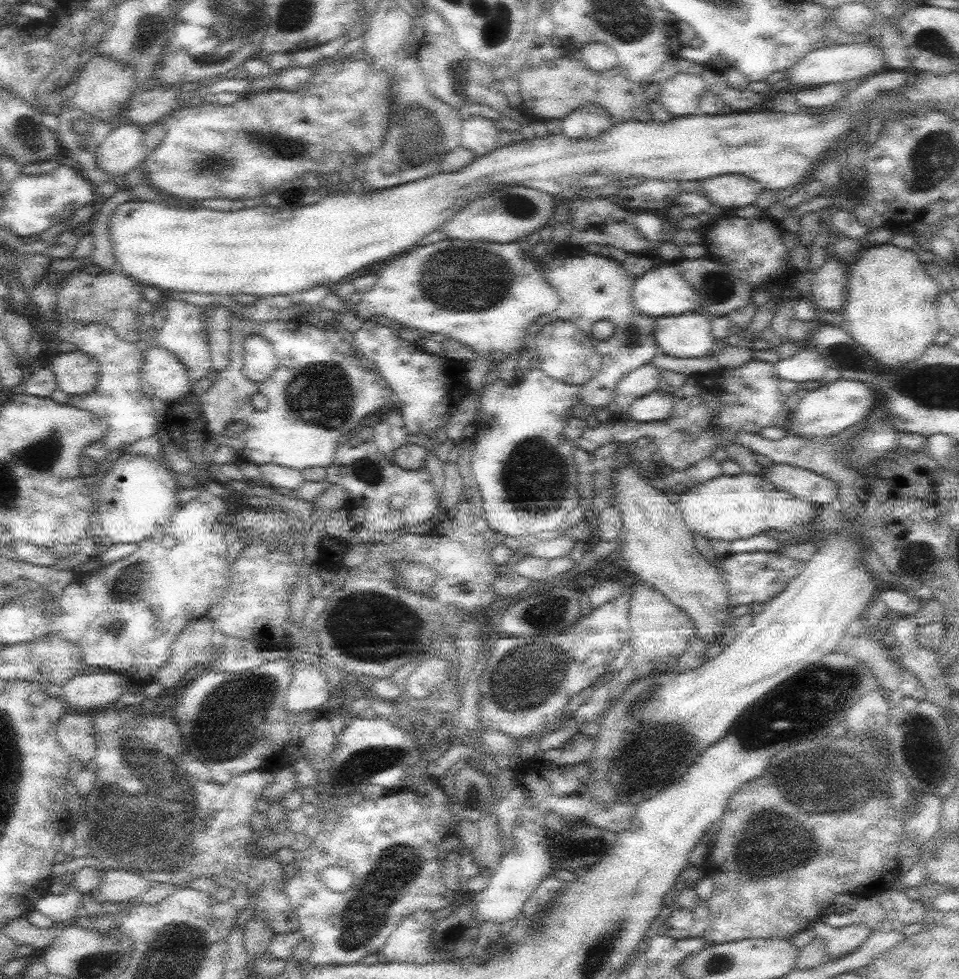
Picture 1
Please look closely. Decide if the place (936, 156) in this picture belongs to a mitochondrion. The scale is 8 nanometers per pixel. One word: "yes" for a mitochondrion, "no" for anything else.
yes

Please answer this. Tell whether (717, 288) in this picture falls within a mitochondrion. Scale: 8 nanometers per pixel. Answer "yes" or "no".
yes

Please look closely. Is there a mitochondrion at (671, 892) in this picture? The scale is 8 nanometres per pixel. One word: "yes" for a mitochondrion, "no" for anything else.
no

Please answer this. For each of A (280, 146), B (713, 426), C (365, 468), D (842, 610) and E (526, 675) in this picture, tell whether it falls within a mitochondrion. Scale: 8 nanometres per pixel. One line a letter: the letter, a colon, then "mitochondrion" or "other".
A: mitochondrion
B: other
C: mitochondrion
D: other
E: mitochondrion

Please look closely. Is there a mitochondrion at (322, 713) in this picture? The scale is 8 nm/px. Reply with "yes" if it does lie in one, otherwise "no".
no

